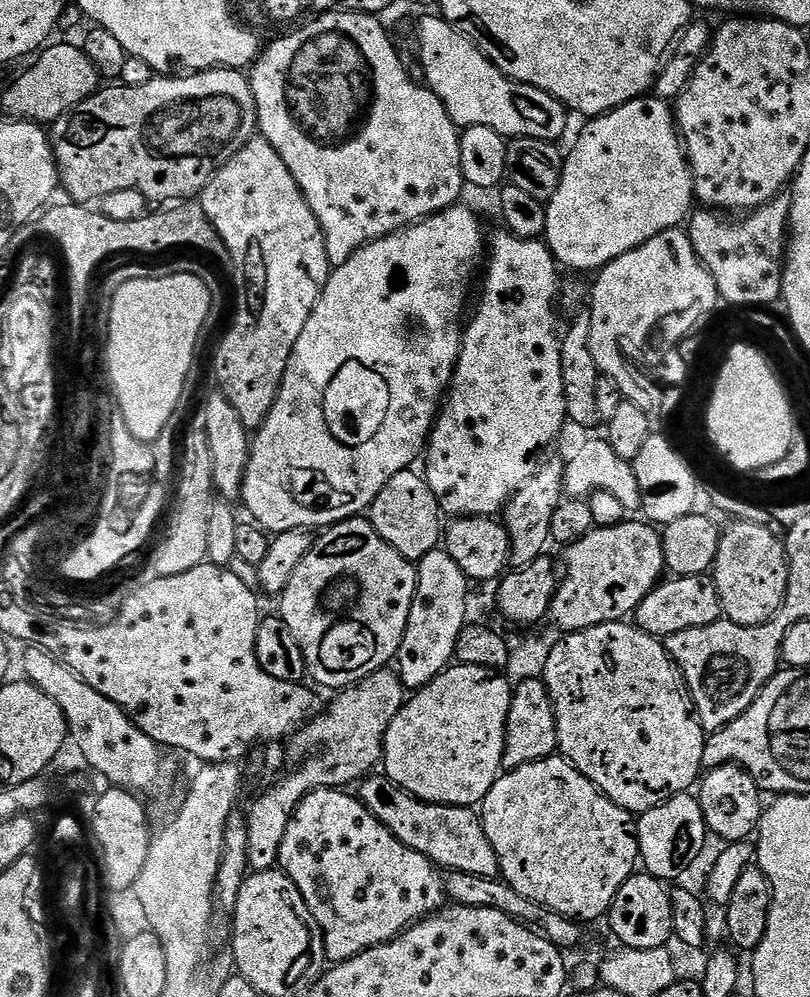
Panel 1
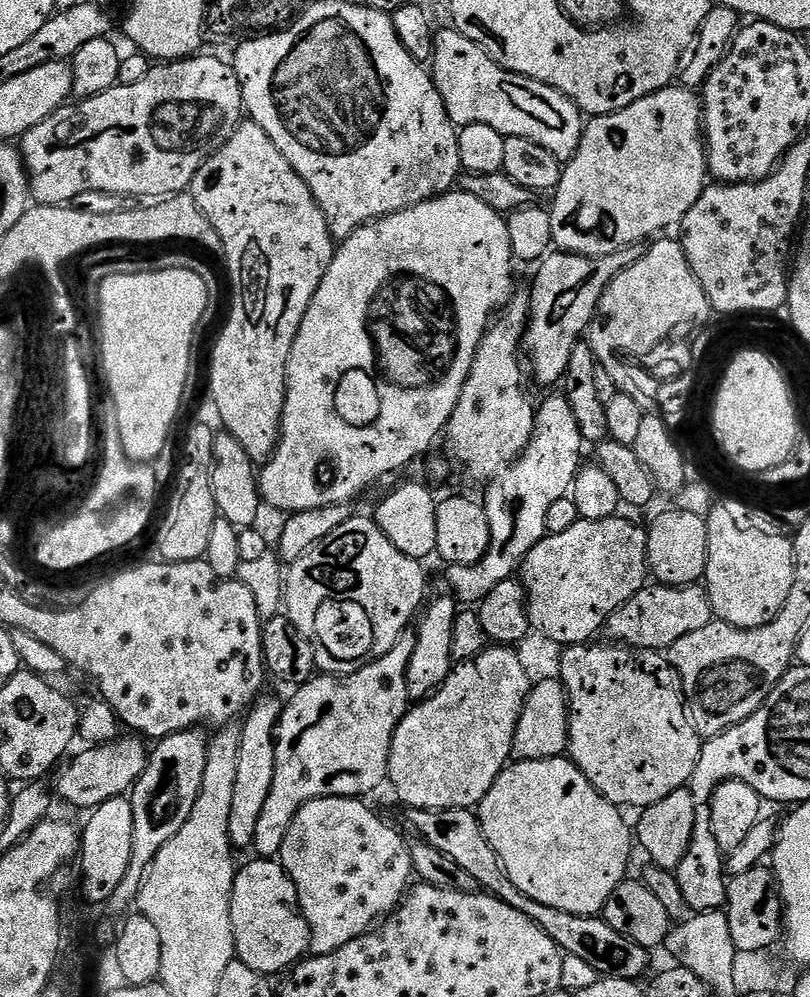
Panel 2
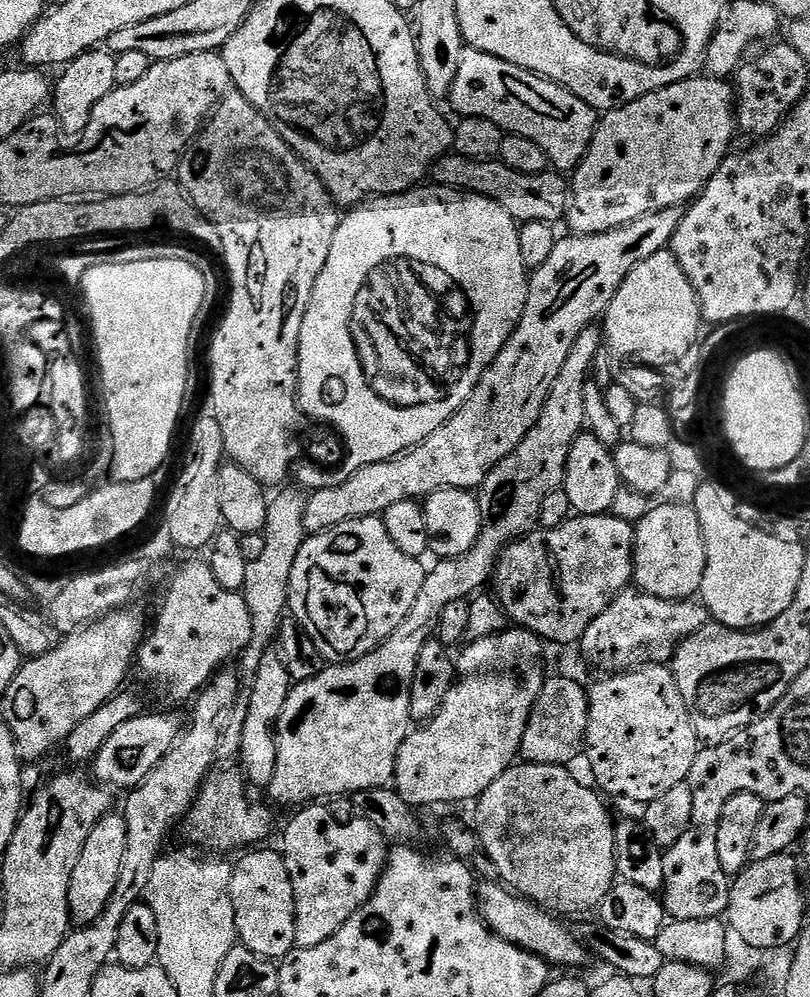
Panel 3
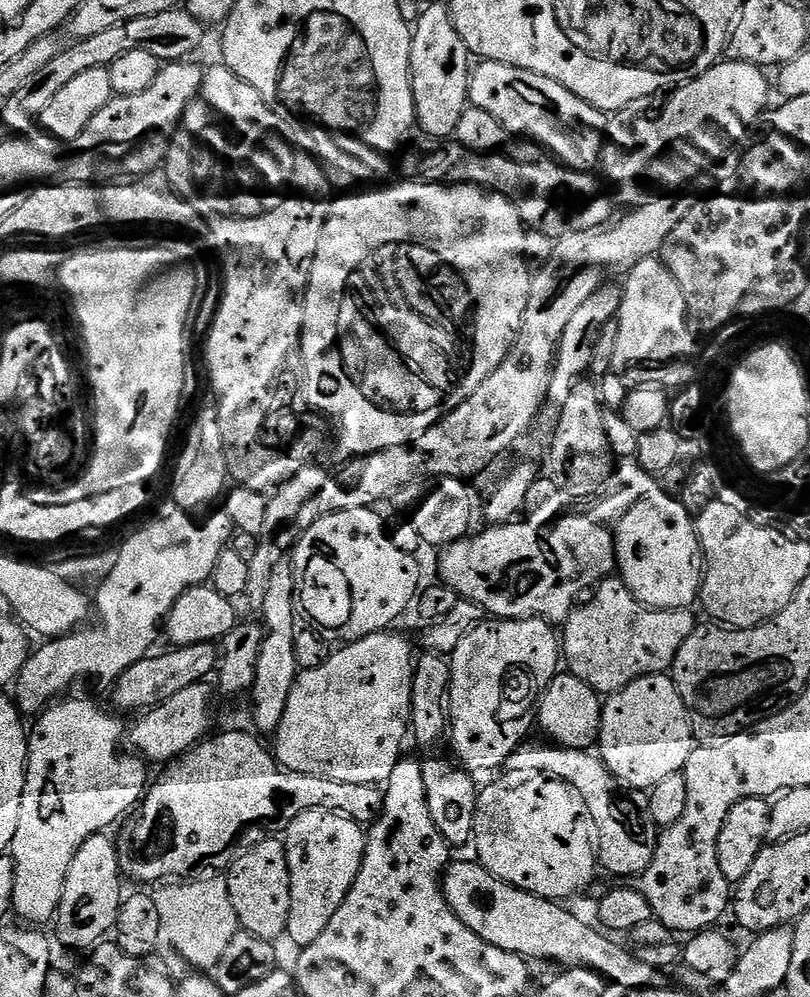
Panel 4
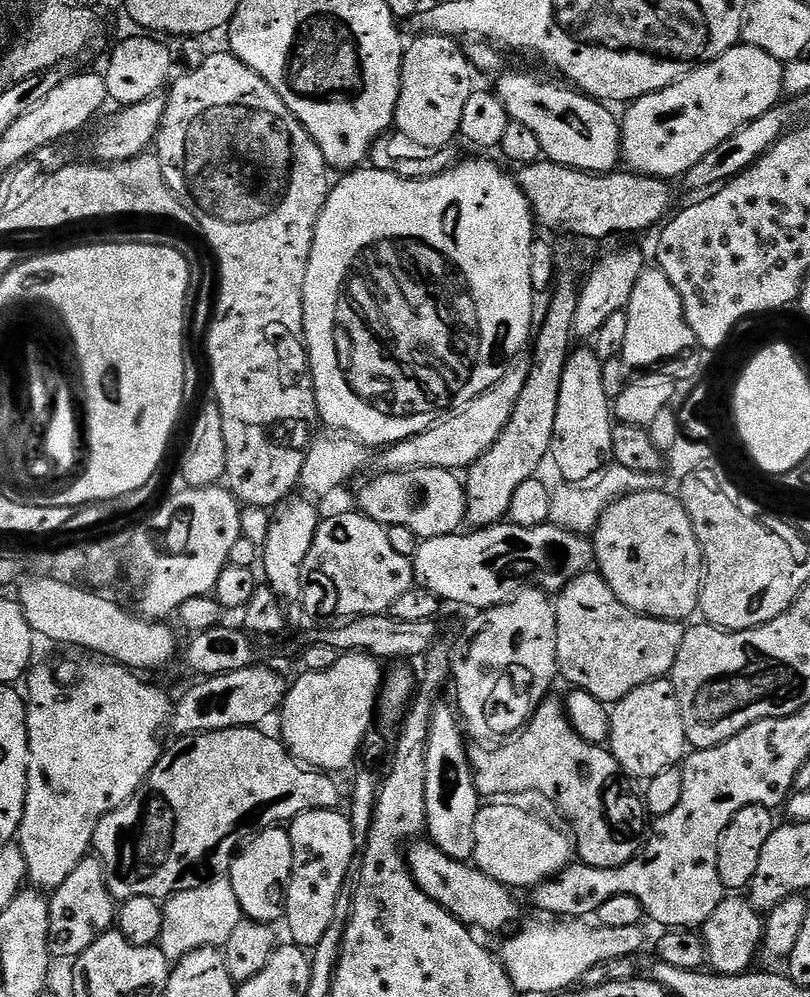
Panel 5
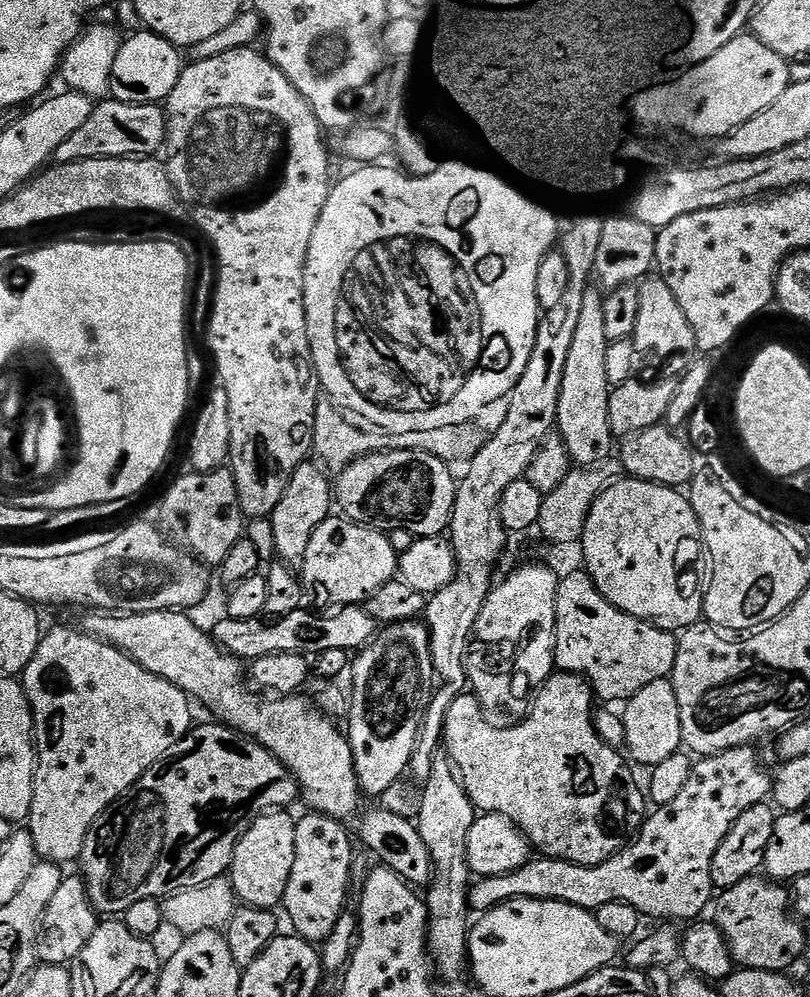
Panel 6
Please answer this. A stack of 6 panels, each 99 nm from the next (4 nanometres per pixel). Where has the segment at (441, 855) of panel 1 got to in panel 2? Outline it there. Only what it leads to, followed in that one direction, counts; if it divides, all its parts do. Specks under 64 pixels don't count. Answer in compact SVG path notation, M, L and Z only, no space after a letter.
M447 808L447 809L409 809L407 811L408 820L411 826L417 831L415 832L421 839L430 842L435 849L441 850L447 857L453 858L454 862L461 866L462 870L466 870L468 874L476 882L478 882L483 891L498 897L498 899L506 902L512 909L518 910L520 913L526 914L528 918L534 921L543 930L545 934L557 945L562 952L569 957L574 956L576 959L588 964L592 969L598 971L603 977L620 977L623 980L639 981L649 964L651 951L647 948L639 946L638 943L630 941L624 935L614 930L603 917L580 916L567 914L562 910L554 907L542 906L540 902L528 898L522 894L520 890L509 880L509 876L505 874L504 868L501 866L500 859L494 852L493 847L486 841L486 836L482 834L479 817L471 810L464 808Z

